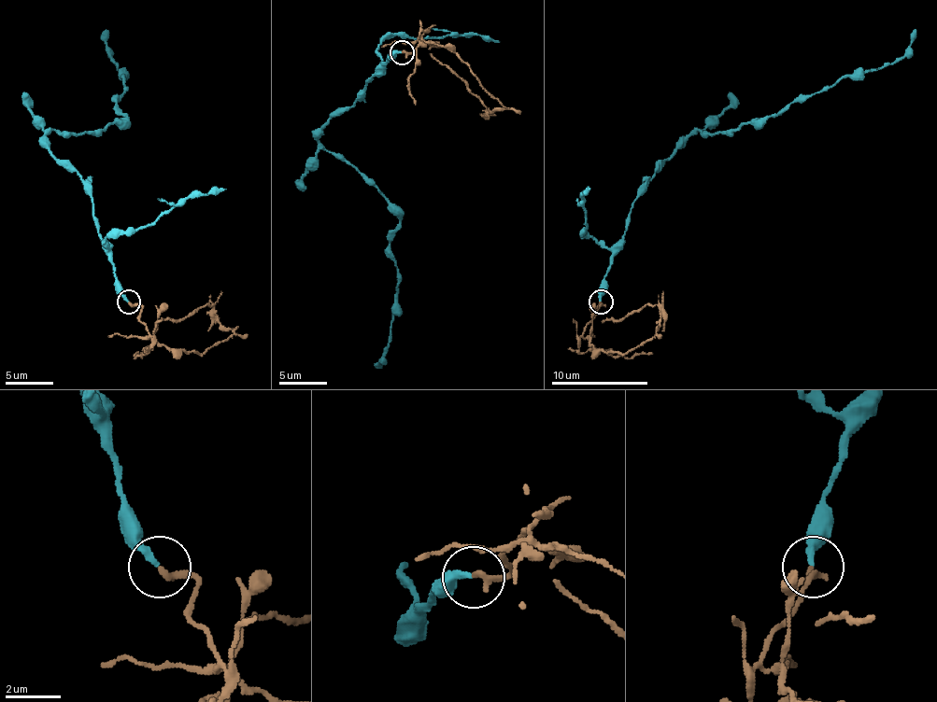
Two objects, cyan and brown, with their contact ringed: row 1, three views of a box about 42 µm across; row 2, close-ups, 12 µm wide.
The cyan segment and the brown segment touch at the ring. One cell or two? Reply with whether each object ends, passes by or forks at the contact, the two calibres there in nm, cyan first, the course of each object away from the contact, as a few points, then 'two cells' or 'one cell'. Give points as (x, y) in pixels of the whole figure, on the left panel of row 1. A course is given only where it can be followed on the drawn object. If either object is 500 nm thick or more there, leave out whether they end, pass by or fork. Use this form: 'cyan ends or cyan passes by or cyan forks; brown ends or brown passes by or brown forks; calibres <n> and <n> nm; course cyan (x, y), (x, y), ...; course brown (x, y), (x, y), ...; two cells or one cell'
cyan ends; brown ends; calibres 240 and 240 nm; course cyan (129, 300), (95, 228), (91, 189), (45, 136), (103, 132), (127, 118), (117, 101), (124, 79), (105, 29); course brown (129, 302), (141, 307), (153, 341), (175, 348), (204, 353), (230, 333), (211, 305), (156, 322); two cells

